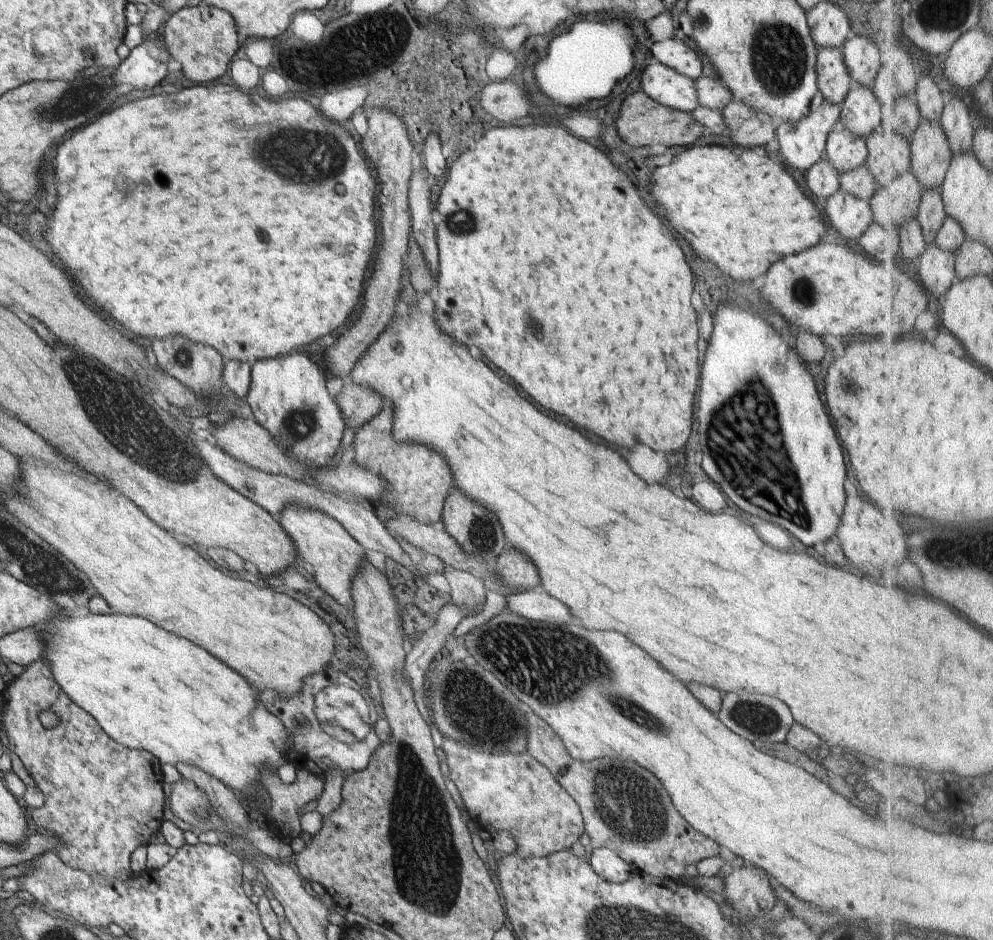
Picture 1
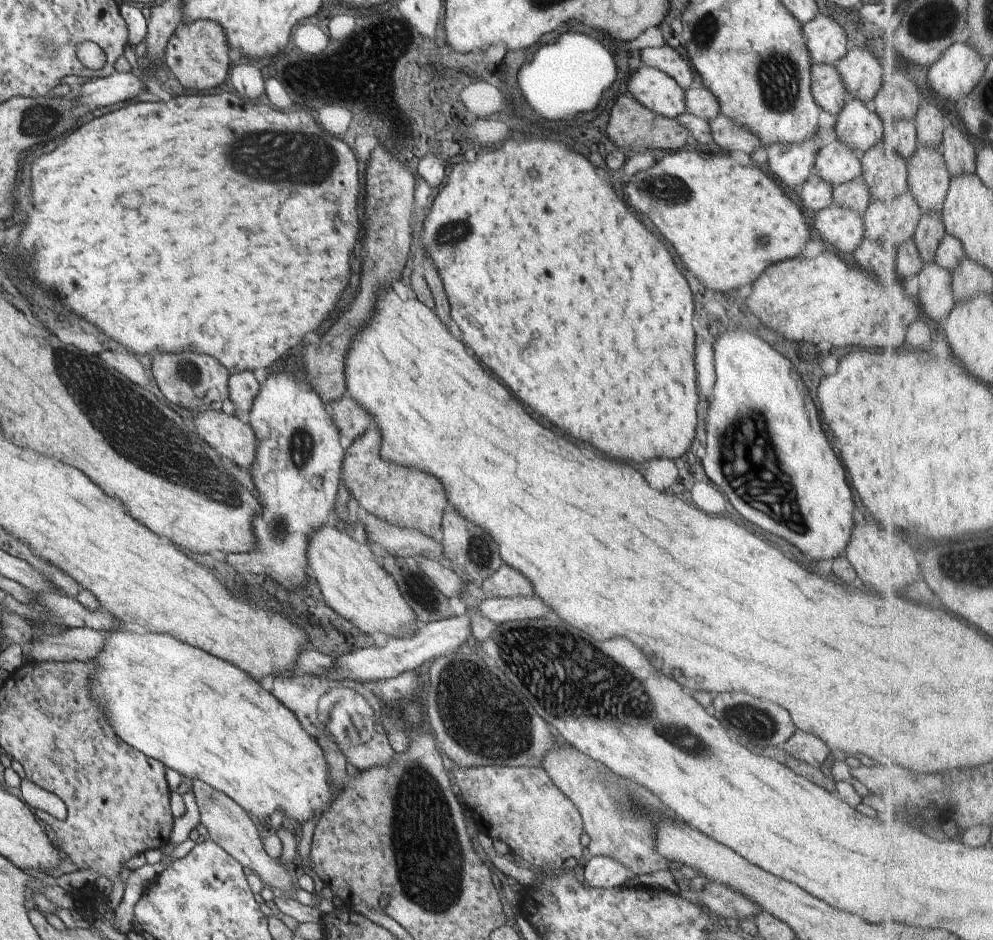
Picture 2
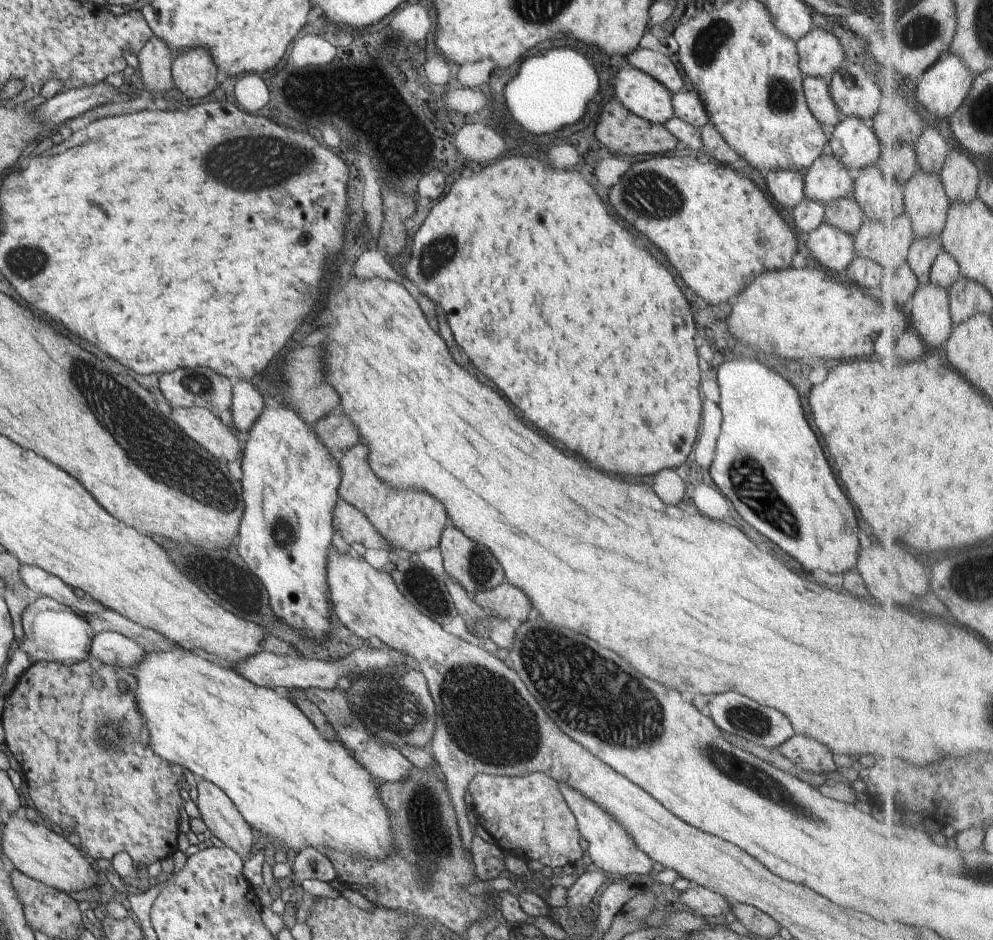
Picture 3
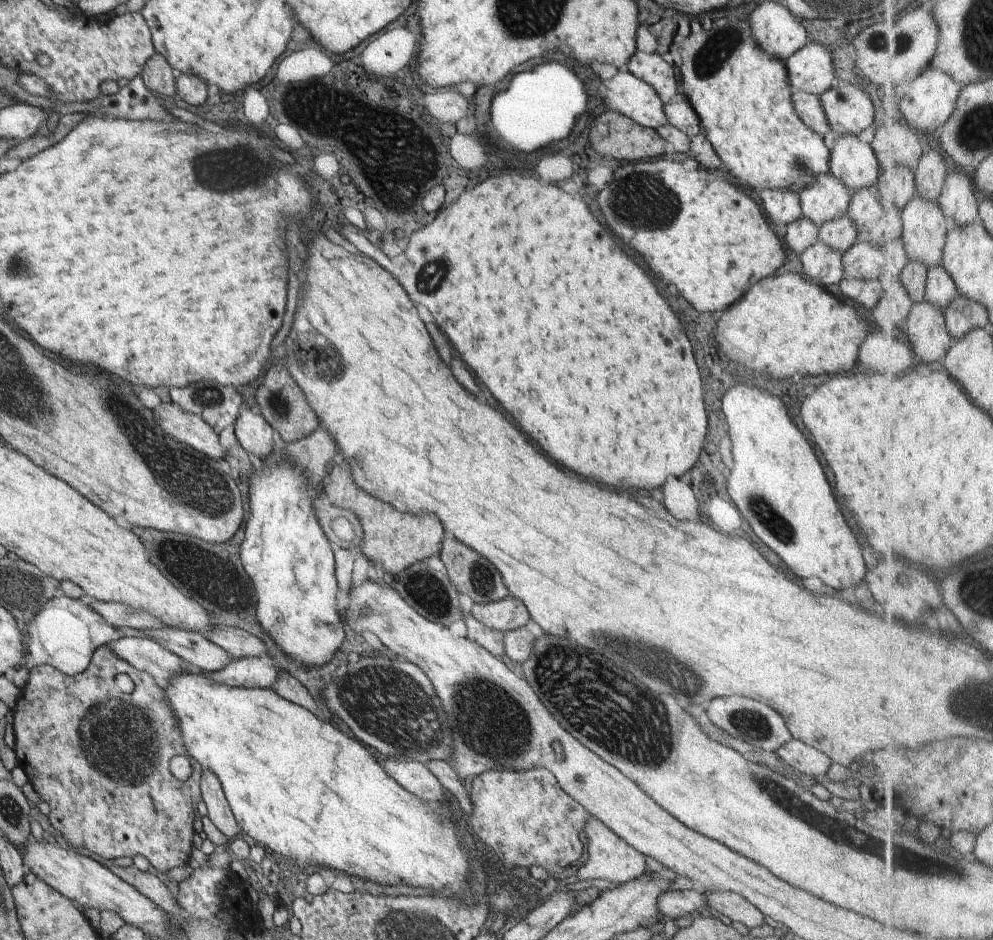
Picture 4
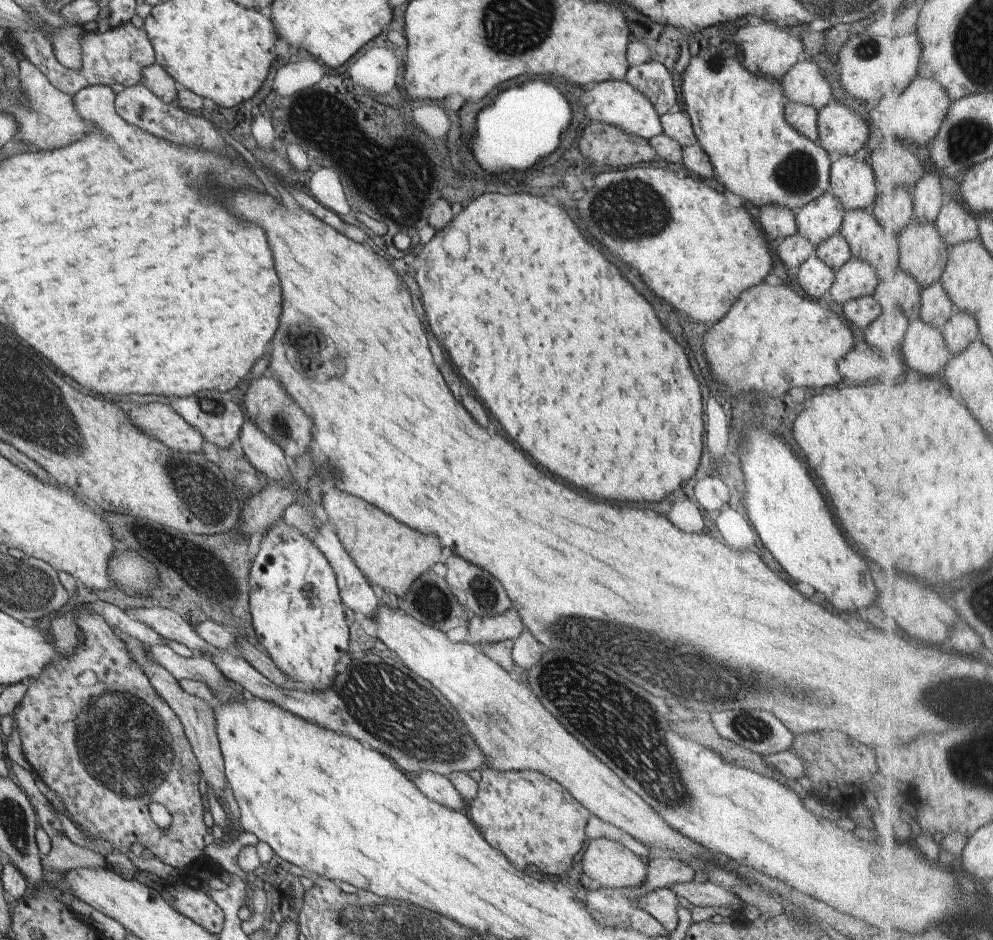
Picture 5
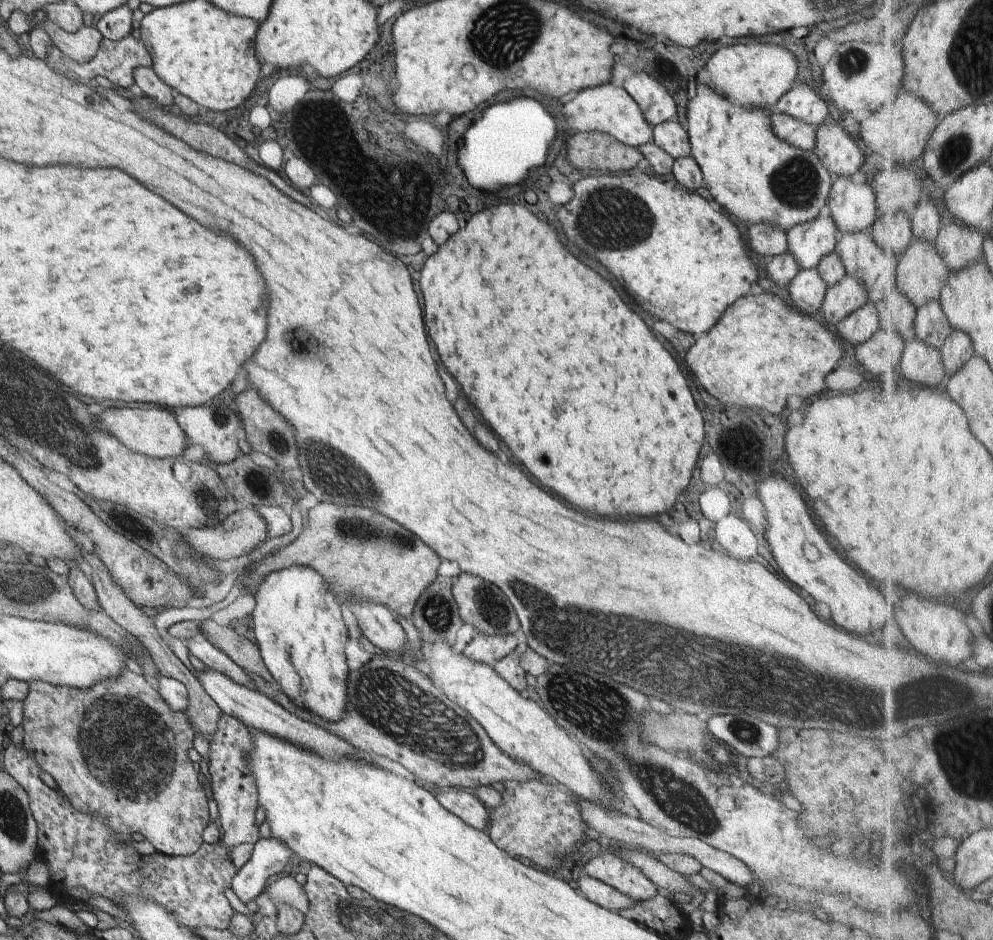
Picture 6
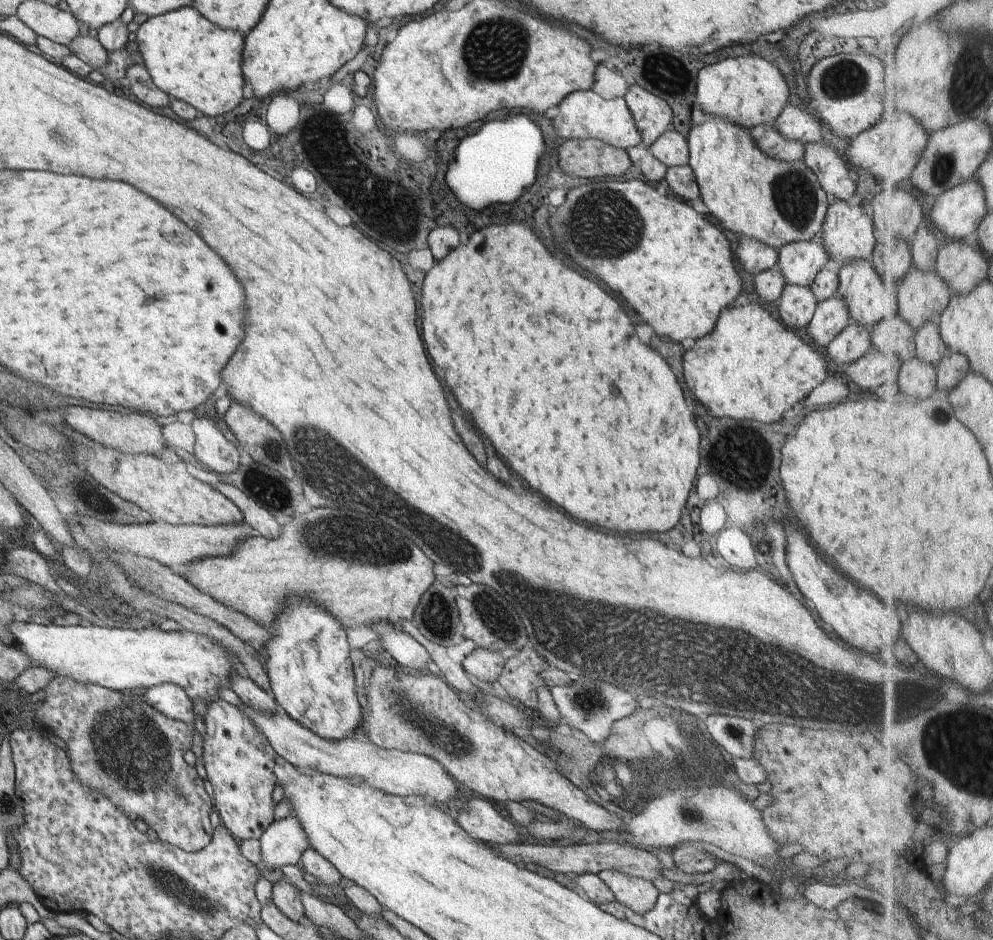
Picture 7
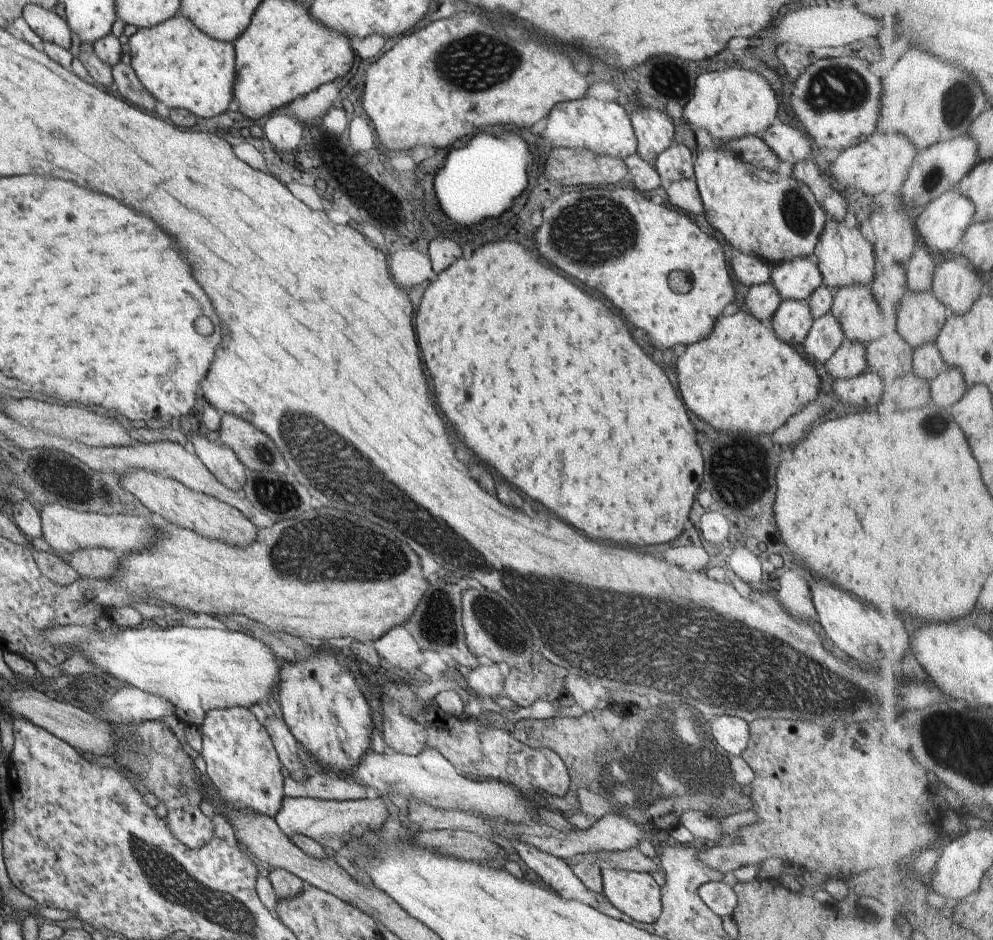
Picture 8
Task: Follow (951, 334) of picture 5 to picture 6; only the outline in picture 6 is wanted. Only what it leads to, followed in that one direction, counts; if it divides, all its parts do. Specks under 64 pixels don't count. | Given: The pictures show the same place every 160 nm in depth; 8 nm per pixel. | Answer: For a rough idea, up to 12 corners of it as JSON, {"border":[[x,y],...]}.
{"border":[[956,331],[943,348],[947,375],[956,376],[977,356],[967,332]]}

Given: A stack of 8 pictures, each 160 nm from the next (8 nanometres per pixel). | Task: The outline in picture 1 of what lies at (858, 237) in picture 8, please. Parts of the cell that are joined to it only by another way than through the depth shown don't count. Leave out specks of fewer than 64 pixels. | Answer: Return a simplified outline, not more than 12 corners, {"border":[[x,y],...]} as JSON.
{"border":[[853,84],[838,126],[867,140],[885,109],[870,88]]}

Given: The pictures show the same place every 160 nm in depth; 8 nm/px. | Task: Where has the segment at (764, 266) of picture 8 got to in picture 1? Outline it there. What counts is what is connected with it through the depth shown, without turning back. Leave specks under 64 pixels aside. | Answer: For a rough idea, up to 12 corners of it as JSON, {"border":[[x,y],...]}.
{"border":[[826,99],[797,123],[778,123],[784,166],[806,172],[823,158],[841,105]]}

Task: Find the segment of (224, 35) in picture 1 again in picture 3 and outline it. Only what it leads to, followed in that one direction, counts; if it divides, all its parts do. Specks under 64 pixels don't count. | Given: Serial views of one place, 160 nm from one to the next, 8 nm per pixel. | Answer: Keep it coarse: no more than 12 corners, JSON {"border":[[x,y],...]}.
{"border":[[207,49],[174,54],[176,88],[192,100],[218,84]]}

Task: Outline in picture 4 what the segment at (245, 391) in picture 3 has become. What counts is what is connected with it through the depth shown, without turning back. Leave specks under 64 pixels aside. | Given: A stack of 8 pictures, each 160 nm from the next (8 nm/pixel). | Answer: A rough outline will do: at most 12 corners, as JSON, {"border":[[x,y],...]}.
{"border":[[242,405],[234,424],[242,448],[260,459],[274,451],[274,429]]}

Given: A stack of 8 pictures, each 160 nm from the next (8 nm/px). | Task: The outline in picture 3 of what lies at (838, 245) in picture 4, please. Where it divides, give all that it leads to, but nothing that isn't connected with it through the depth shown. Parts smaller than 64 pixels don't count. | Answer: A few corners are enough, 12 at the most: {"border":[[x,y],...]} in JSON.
{"border":[[852,194],[825,208],[830,226],[854,236],[866,220]]}

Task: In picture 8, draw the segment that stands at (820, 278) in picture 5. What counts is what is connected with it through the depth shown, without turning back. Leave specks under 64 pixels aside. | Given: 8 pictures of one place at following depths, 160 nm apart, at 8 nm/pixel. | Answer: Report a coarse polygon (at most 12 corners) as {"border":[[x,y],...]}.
{"border":[[782,300],[769,324],[782,342],[803,343],[807,301]]}

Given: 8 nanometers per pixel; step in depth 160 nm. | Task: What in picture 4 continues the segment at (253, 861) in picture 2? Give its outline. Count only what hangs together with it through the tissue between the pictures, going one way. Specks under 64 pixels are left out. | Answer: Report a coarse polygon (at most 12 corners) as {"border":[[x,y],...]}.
{"border":[[203,769],[201,798],[208,818],[228,839],[241,828],[219,776]]}

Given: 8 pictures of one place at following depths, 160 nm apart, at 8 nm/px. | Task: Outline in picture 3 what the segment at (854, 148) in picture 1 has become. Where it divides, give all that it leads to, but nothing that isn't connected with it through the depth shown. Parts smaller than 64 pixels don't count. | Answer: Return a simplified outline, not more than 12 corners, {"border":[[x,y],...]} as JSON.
{"border":[[832,153],[804,172],[805,198],[828,206],[853,192]]}

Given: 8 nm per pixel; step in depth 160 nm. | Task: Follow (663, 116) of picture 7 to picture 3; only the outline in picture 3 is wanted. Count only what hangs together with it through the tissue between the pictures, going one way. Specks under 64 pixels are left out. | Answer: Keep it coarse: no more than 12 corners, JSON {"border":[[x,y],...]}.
{"border":[[638,48],[628,54],[629,64],[676,94],[684,78],[669,57]]}

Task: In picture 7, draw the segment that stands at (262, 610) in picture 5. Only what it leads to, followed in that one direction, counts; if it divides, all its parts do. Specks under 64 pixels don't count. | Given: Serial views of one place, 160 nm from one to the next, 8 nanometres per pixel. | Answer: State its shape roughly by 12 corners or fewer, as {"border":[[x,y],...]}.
{"border":[[290,598],[266,672],[290,718],[326,740],[362,721],[351,649],[320,604]]}

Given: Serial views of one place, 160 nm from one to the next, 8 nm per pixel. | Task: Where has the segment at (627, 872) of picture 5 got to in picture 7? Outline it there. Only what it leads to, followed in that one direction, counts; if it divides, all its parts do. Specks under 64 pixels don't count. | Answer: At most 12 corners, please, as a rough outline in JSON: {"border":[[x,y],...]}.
{"border":[[616,870],[597,876],[616,901],[646,914],[659,892],[653,882]]}

